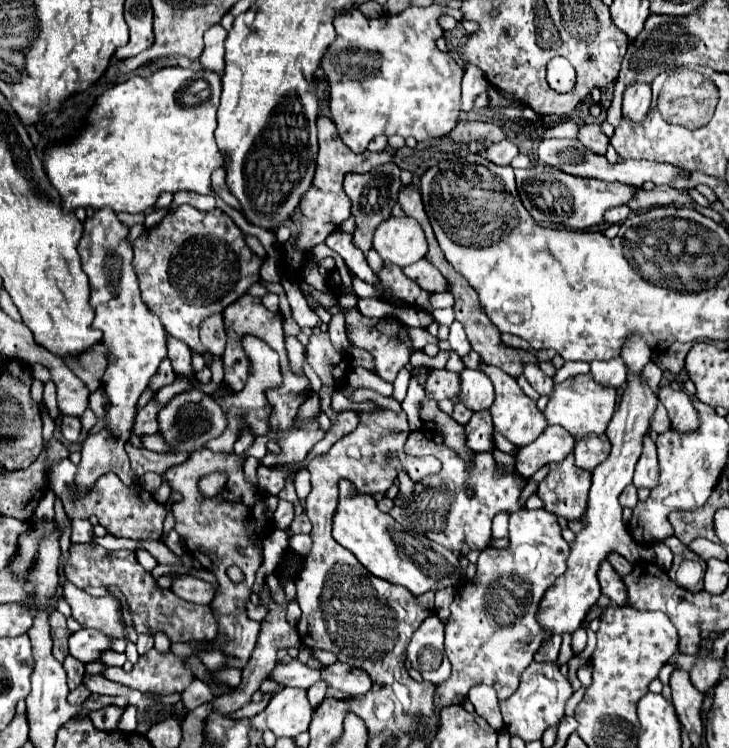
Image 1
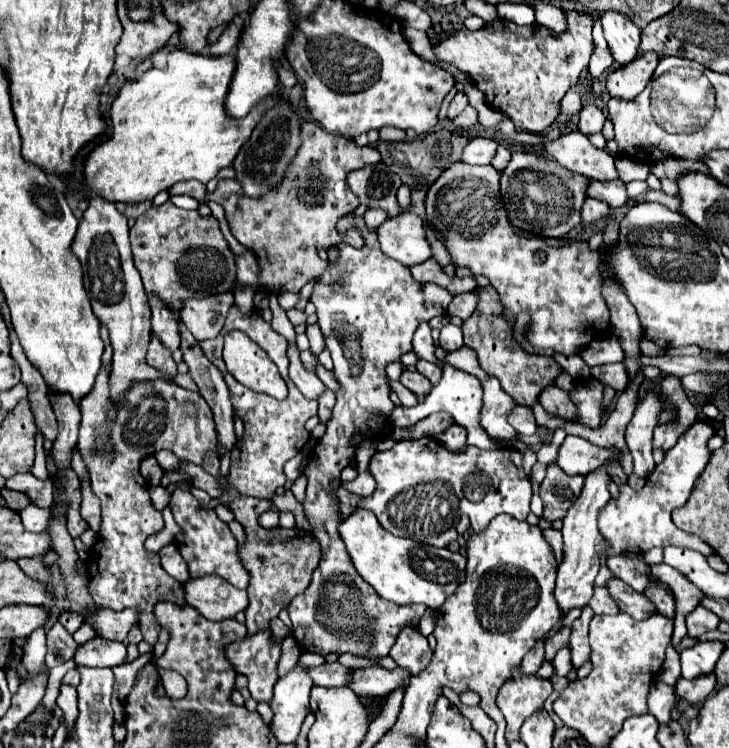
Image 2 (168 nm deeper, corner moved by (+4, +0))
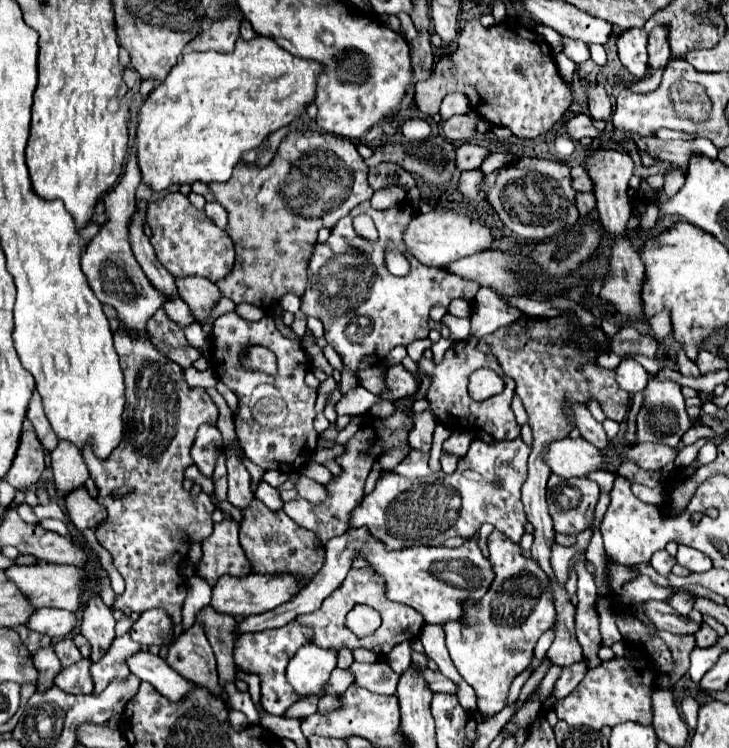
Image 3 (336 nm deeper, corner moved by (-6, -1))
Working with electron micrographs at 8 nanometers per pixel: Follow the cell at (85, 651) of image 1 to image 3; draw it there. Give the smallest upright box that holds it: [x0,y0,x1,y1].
[128,650,190,702]

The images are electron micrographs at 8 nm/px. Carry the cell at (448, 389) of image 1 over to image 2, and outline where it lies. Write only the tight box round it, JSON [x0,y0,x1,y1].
[400,369,430,395]

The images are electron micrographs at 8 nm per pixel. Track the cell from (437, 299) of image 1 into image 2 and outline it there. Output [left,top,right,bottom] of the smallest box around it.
[448,293,478,319]

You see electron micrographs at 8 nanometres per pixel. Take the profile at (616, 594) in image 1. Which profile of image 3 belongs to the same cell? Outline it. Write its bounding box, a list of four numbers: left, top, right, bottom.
[644,600,700,634]

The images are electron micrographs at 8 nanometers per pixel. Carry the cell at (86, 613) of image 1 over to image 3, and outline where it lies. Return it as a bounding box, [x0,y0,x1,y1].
[130,610,172,646]

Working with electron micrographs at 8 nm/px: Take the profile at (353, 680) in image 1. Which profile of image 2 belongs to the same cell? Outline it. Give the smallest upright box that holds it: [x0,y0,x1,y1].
[350,667,410,697]

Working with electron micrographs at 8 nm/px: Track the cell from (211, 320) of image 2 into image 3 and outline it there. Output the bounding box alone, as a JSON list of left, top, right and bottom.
[176,276,222,324]

